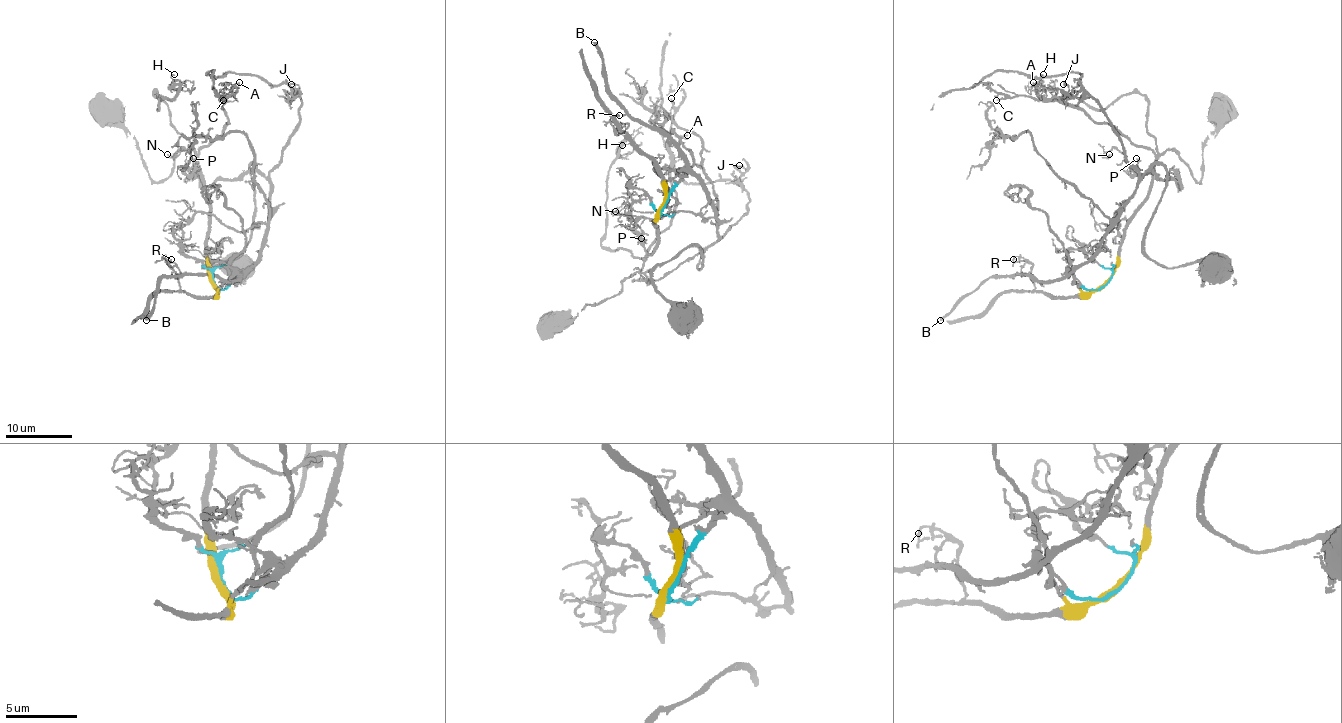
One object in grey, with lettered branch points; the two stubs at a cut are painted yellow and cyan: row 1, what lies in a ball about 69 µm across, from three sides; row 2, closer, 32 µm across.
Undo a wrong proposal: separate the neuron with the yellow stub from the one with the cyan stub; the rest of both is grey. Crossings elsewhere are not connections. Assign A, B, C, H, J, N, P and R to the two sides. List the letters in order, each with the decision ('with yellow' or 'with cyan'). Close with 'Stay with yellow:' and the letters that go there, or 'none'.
A: with yellow
B: with cyan
C: with yellow
H: with yellow
J: with cyan
N: with yellow
P: with yellow
R: with yellow
Stay with yellow: A, C, H, N, P, R

